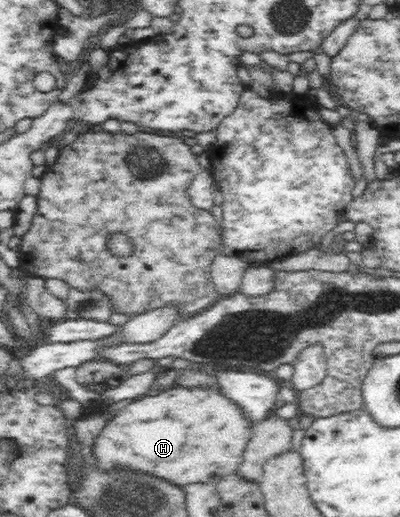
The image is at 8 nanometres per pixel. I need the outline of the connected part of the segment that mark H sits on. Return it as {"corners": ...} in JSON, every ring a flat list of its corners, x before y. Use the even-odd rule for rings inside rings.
{"corners":[[172,388,172,390,166,390,158,396,144,395,136,399,135,402,126,404,124,408,120,408,116,413,116,416,104,424,102,432,94,438,94,448,92,448,92,454,98,462,98,468,100,470,112,470,112,468,122,468,122,470,134,470,134,472,144,472,144,474,150,474,150,476,156,476,156,478,162,478,174,486,186,486,186,484,192,483,214,483,214,485,223,477,234,474,237,468,243,462,243,454,248,440,250,440,250,428,253,424,244,417,244,413,240,410,240,407,236,406,236,403,228,402,218,390,212,390,212,388]]}

